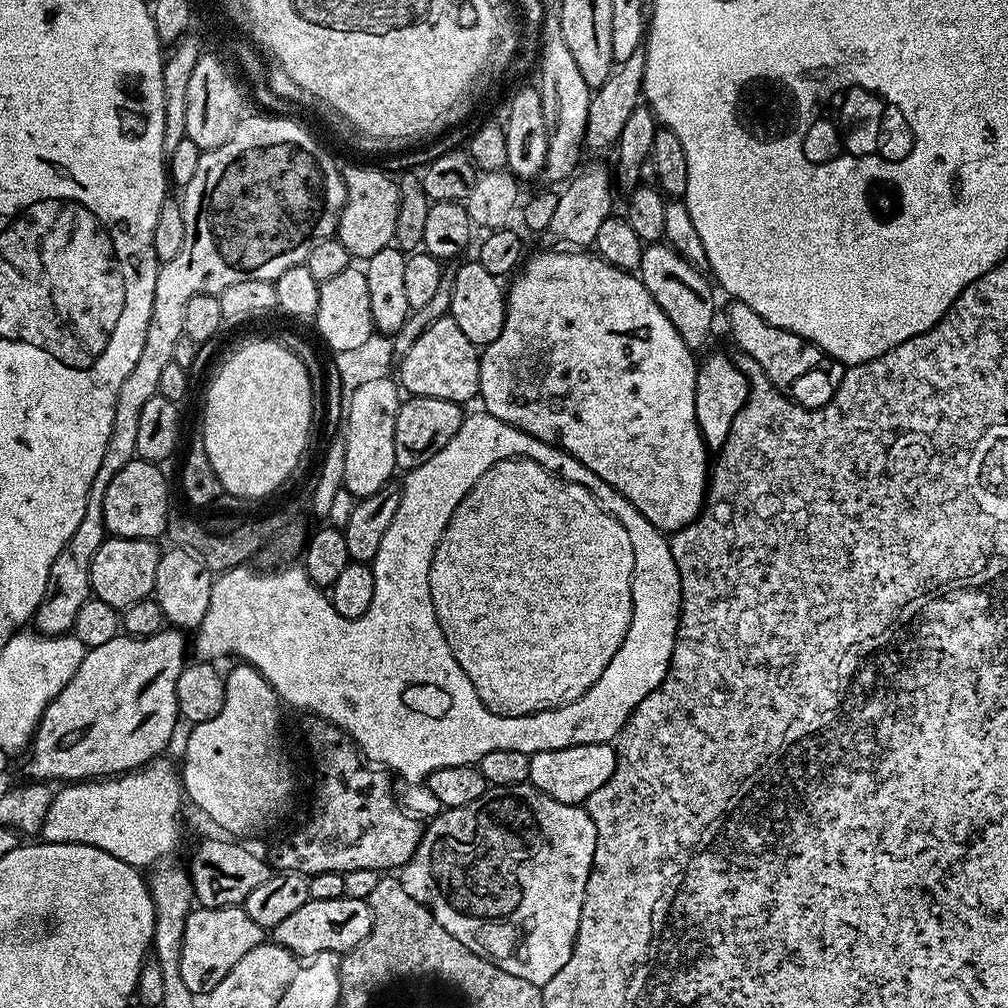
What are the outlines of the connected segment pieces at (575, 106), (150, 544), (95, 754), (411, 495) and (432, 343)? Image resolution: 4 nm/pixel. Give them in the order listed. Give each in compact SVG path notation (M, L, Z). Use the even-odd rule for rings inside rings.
M556 10L549 11L544 17L543 39L540 42L538 61L539 72L538 91L542 98L542 114L548 127L548 149L542 176L543 179L564 182L577 171L581 163L580 148L585 147L586 118L590 110L593 89L588 87L586 78L582 78L582 73L566 46L566 38L562 38L562 22L559 11Z
M108 536L98 546L90 562L92 596L117 610L128 608L134 602L149 599L155 593L161 545L156 540L139 540Z
M165 630L153 636L130 636L127 634L117 635L115 640L102 642L100 648L89 648L82 658L82 666L70 678L67 688L63 688L59 696L52 699L52 704L46 706L44 718L36 728L34 737L34 749L36 753L28 760L29 777L46 778L42 776L72 776L68 778L112 778L118 770L135 770L141 767L142 762L157 759L158 754L172 740L172 716L174 720L174 681L178 678L182 667L180 660L180 636L176 630Z
M477 410L473 416L472 413L465 415L462 426L458 426L458 434L454 434L454 438L450 438L450 442L446 442L446 446L442 446L442 450L438 450L438 454L434 454L434 458L429 458L427 462L422 462L422 466L411 469L405 476L408 477L405 478L404 484L401 483L399 485L398 514L394 514L394 522L390 522L390 527L382 537L382 546L378 546L378 554L372 559L370 565L374 574L374 602L370 602L370 610L366 610L366 614L351 620L350 618L342 618L342 614L326 610L325 601L323 604L322 601L316 600L318 589L316 585L311 584L308 580L303 567L288 568L292 566L280 566L277 567L280 568L277 572L255 572L252 566L232 568L229 572L219 573L213 579L210 607L206 610L206 618L202 618L200 627L195 629L194 632L194 636L196 636L195 659L200 662L220 662L223 656L240 656L236 658L260 671L262 678L266 678L266 682L270 682L270 686L285 705L293 704L294 707L301 708L304 712L313 712L311 714L313 717L326 720L328 723L341 728L346 735L352 737L353 744L360 749L365 761L371 762L376 766L383 766L389 773L395 774L397 777L400 775L402 779L409 780L412 784L418 783L419 780L420 783L427 781L431 772L438 770L442 766L475 765L483 756L490 754L490 750L522 750L531 754L542 750L562 750L570 746L607 744L615 741L619 737L620 731L624 729L624 723L627 722L628 716L638 706L638 702L642 702L642 698L646 698L646 694L650 694L663 682L665 674L668 673L668 664L672 660L672 651L676 641L676 627L680 621L680 579L678 578L678 566L674 562L674 554L672 553L669 537L661 532L660 529L655 528L618 490L614 490L614 486L602 482L602 478L598 478L598 474L594 474L594 470L582 466L582 462L578 462L578 458L574 458L569 452L559 448L557 444L542 442L538 438L534 438L530 434L526 434L522 430L518 430L498 418L494 418L483 410ZM517 458L538 462L538 466L545 468L551 476L558 476L561 480L569 480L572 484L582 486L619 522L622 530L626 530L626 535L630 537L630 547L634 550L632 621L626 630L626 638L622 642L622 646L618 646L618 654L614 654L614 658L610 658L610 666L606 666L606 670L602 670L602 678L598 678L598 682L594 682L594 686L590 686L590 690L586 690L586 694L582 694L582 698L578 698L561 708L542 710L529 716L499 716L480 701L474 686L470 682L470 678L466 678L462 666L458 666L458 662L442 634L442 626L436 617L434 602L430 598L430 578L428 575L434 558L434 550L454 514L454 510L462 502L462 498L466 498L466 494L478 482L478 478L482 478L482 474L486 474L486 470L490 470L490 466L494 466L503 460Z
M449 315L438 318L438 322L426 326L426 330L418 334L418 342L414 342L414 346L410 346L410 350L406 350L406 354L399 357L398 370L399 366L399 387L413 396L446 398L450 402L464 406L467 405L467 400L475 401L480 391L480 352L477 345L472 344L470 338L466 338L466 334L462 334L458 322L454 322L454 318Z

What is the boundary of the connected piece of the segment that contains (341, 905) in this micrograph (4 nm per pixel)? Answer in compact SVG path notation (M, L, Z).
M340 897L338 899L314 899L290 914L285 921L271 929L273 943L290 949L301 958L311 958L322 952L343 954L359 947L372 932L372 908L367 901Z

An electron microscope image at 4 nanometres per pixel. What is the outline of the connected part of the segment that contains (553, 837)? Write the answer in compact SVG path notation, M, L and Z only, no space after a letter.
M531 783L506 786L505 788L489 786L482 794L482 798L474 798L474 802L470 802L466 806L444 808L439 814L433 815L431 820L432 825L429 828L427 825L423 829L420 845L414 858L410 858L410 862L399 869L398 879L400 885L406 890L406 894L410 894L410 898L414 898L419 904L425 904L430 910L430 914L438 922L438 926L442 926L442 930L446 930L446 934L458 938L458 942L462 942L462 946L466 946L471 952L481 956L483 960L488 960L494 966L498 966L498 970L506 970L506 974L514 974L514 978L526 978L526 982L531 984L543 986L546 982L550 982L550 978L554 978L554 974L558 974L558 970L562 970L562 966L566 966L566 962L570 962L570 954L578 934L578 922L582 914L586 882L592 869L596 827L590 818L587 807L558 802L547 796L546 793L533 788Z

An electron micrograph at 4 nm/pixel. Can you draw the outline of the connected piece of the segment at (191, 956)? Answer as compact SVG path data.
M243 906L235 908L201 908L193 907L184 923L184 937L182 938L182 982L191 992L207 994L234 970L234 966L254 946L265 943L266 930L246 914Z

